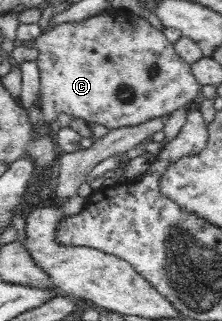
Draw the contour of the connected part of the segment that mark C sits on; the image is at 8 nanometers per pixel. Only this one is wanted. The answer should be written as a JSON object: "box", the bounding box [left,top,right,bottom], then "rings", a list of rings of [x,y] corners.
{"box":[31,16,202,130],"rings":[[[93,16],[79,22],[55,25],[31,47],[38,50],[36,64],[40,72],[39,113],[43,122],[55,122],[59,114],[81,118],[88,124],[102,124],[110,130],[143,124],[151,118],[170,115],[177,108],[192,106],[201,97],[202,85],[174,49],[163,31],[157,30],[144,17]]]}

